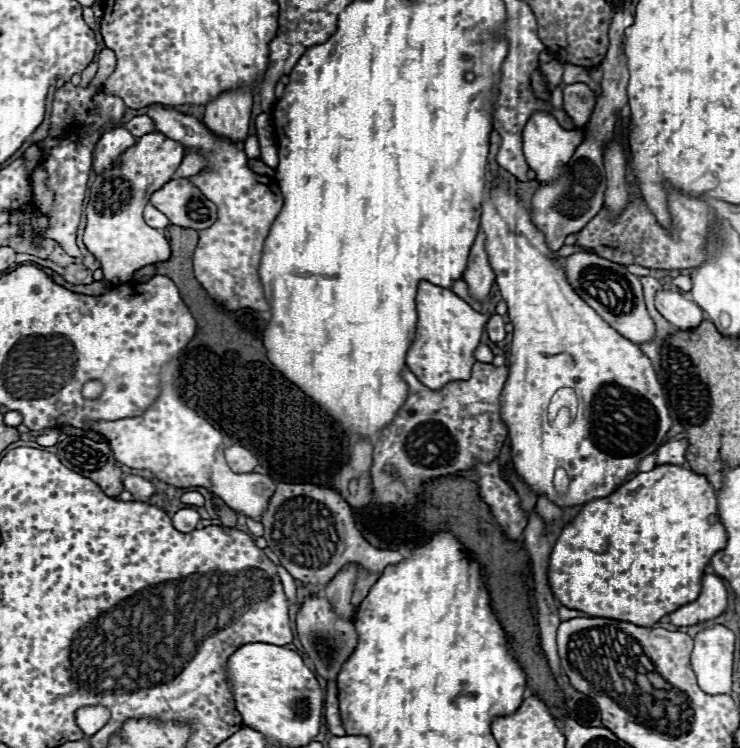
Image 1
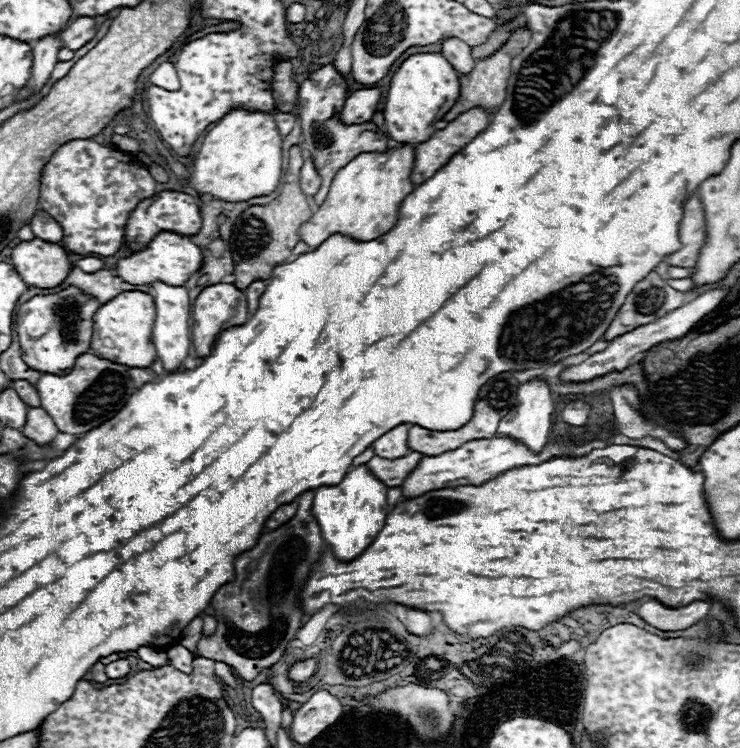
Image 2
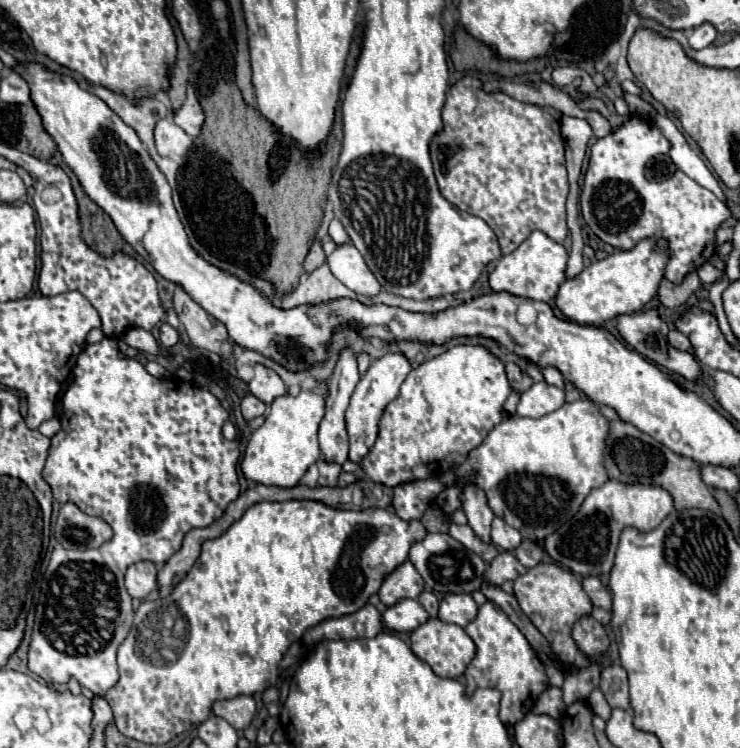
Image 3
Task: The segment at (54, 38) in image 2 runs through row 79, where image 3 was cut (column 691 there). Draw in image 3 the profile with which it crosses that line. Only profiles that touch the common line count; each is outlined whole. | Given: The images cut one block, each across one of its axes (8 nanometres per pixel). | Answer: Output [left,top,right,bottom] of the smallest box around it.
[688,24,718,50]

